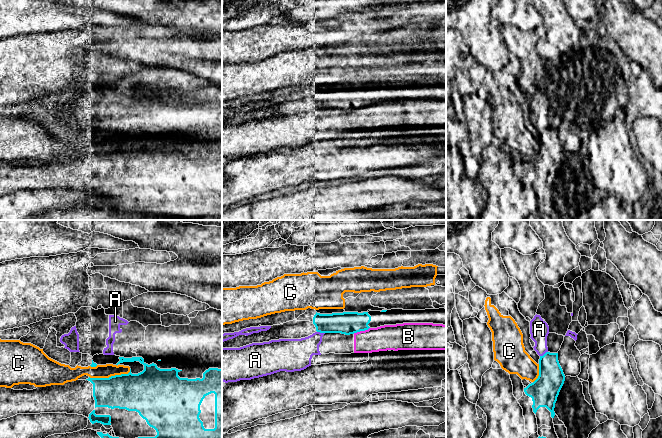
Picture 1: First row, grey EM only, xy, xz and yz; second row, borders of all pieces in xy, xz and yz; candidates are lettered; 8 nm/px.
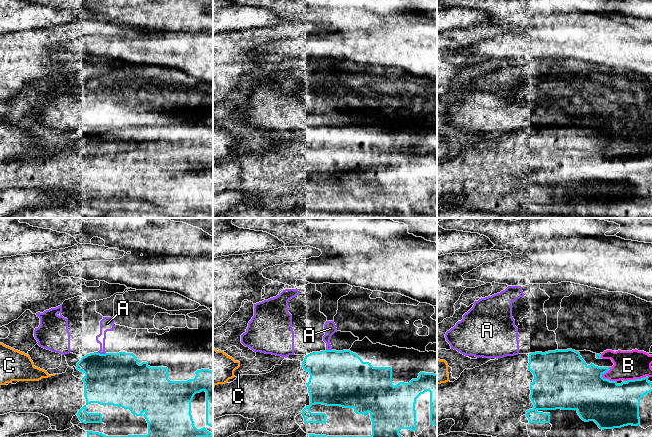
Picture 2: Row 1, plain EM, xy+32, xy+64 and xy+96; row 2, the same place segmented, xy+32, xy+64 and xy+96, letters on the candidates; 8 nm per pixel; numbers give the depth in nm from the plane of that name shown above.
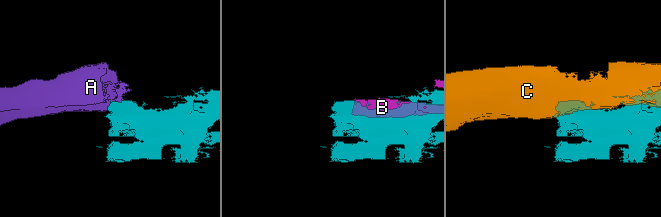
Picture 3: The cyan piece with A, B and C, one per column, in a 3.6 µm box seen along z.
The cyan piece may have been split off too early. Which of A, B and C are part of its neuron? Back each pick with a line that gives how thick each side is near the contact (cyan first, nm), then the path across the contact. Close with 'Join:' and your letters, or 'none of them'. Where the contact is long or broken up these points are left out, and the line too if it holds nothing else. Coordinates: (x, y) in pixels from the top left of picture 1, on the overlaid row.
Join: none of them

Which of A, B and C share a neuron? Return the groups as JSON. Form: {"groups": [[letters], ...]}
{"groups": [["A", "B"], ["C"]]}

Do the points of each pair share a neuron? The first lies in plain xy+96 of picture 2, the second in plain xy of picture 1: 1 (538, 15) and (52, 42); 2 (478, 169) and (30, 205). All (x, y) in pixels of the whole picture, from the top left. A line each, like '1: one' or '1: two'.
1: two
2: two

